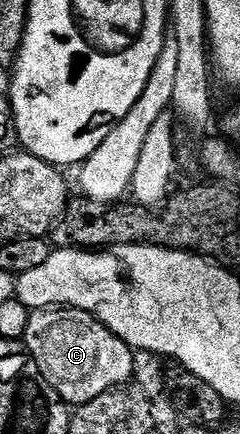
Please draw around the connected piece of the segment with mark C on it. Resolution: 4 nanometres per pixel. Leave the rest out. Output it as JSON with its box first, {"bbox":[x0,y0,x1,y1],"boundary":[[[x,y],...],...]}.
{"bbox":[23,309,134,405],"boundary":[[[37,309],[32,312],[27,321],[27,333],[23,340],[25,350],[39,365],[39,373],[59,393],[59,397],[66,405],[80,405],[95,401],[108,391],[124,388],[134,378],[133,366],[134,350],[128,347],[115,333],[111,333],[91,313],[76,309]]]}

